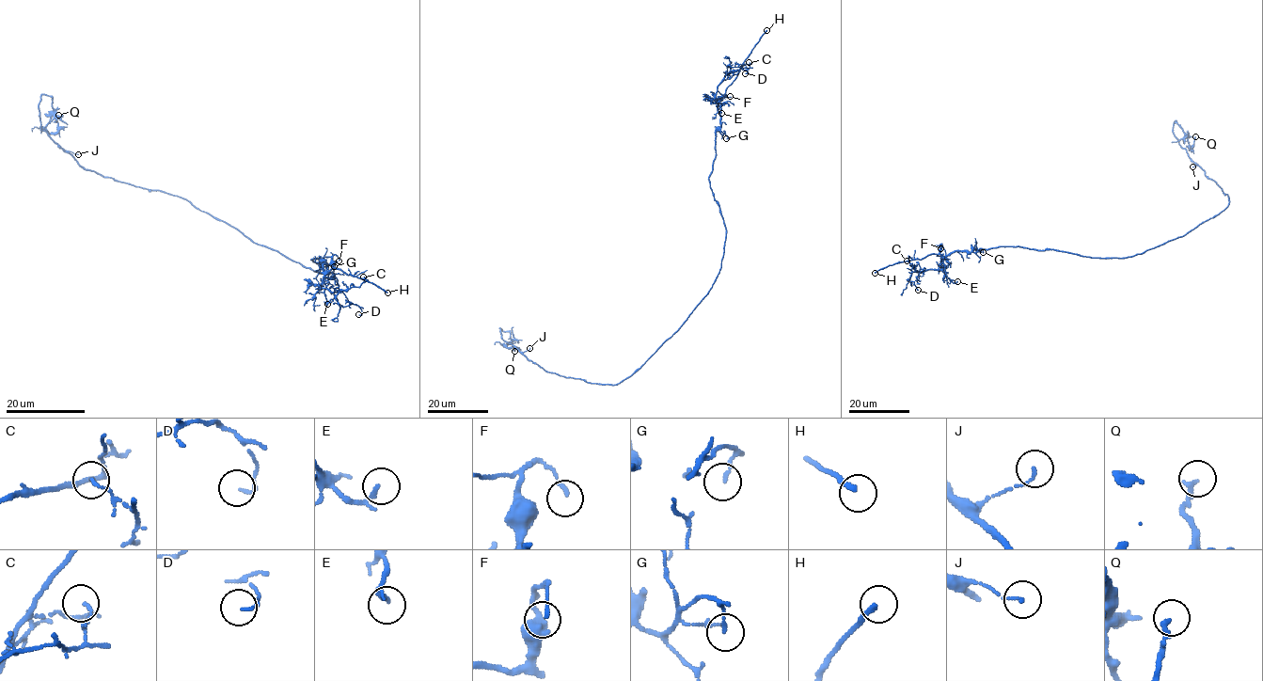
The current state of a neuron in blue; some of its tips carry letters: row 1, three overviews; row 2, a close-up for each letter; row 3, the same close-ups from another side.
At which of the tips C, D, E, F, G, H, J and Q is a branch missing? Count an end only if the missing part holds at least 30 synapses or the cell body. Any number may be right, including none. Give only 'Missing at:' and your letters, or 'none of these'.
Missing at: H

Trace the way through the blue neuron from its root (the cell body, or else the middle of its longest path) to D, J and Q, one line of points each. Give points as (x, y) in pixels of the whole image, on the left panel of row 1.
D: (280, 253), (318, 273), (331, 265), (311, 260), (326, 264), (319, 288), (358, 314)
J: (280, 253), (257, 245), (185, 199), (86, 170), (69, 152), (78, 154)
Q: (280, 253), (185, 199), (83, 167), (41, 130), (42, 94), (52, 97), (49, 133), (57, 131), (58, 115)

